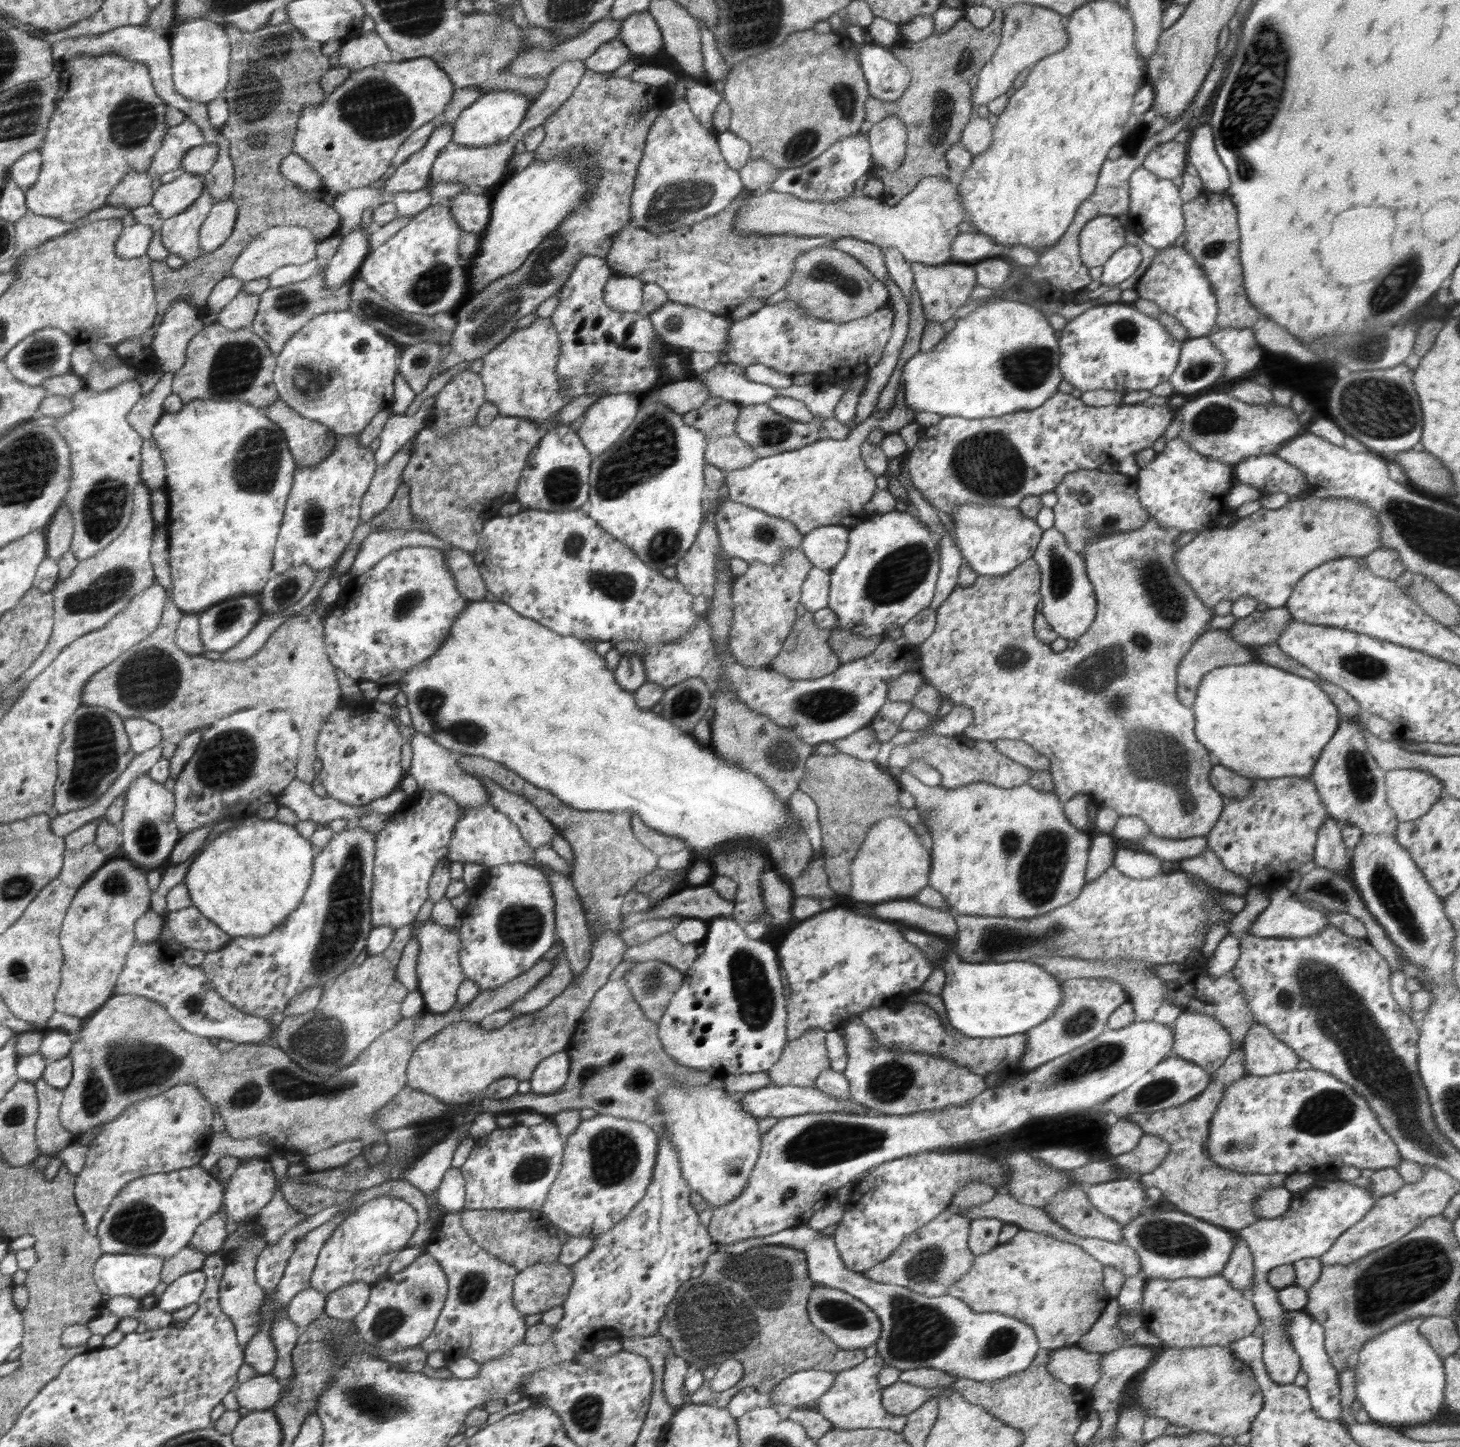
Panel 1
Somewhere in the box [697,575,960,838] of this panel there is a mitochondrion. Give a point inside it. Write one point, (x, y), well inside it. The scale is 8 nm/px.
(826, 704)

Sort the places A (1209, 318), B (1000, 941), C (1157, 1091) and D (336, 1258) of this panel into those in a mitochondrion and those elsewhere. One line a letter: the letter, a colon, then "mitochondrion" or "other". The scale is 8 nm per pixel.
A: other
B: mitochondrion
C: mitochondrion
D: other

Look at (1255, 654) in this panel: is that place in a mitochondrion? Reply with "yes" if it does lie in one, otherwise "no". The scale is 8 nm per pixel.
no

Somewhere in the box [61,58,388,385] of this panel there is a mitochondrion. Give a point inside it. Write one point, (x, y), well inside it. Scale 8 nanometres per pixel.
(134, 119)

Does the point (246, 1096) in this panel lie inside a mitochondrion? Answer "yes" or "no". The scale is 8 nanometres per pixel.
yes

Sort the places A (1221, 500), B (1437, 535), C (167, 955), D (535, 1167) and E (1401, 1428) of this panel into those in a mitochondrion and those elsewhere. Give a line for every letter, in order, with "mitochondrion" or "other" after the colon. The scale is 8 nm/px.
A: other
B: mitochondrion
C: other
D: mitochondrion
E: other

